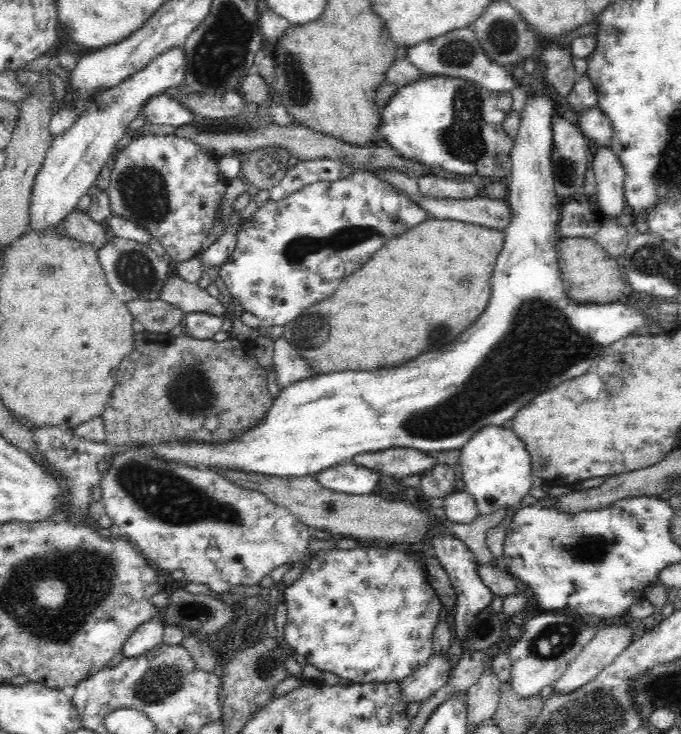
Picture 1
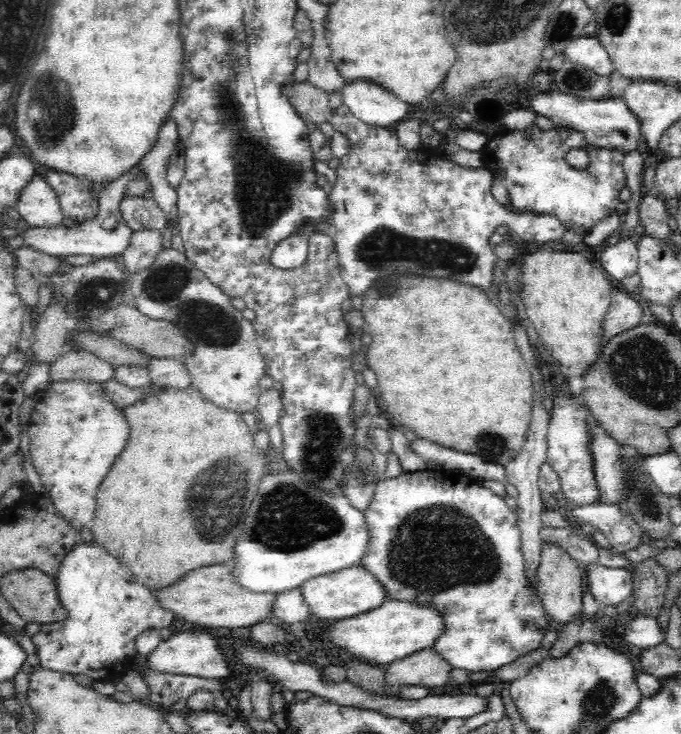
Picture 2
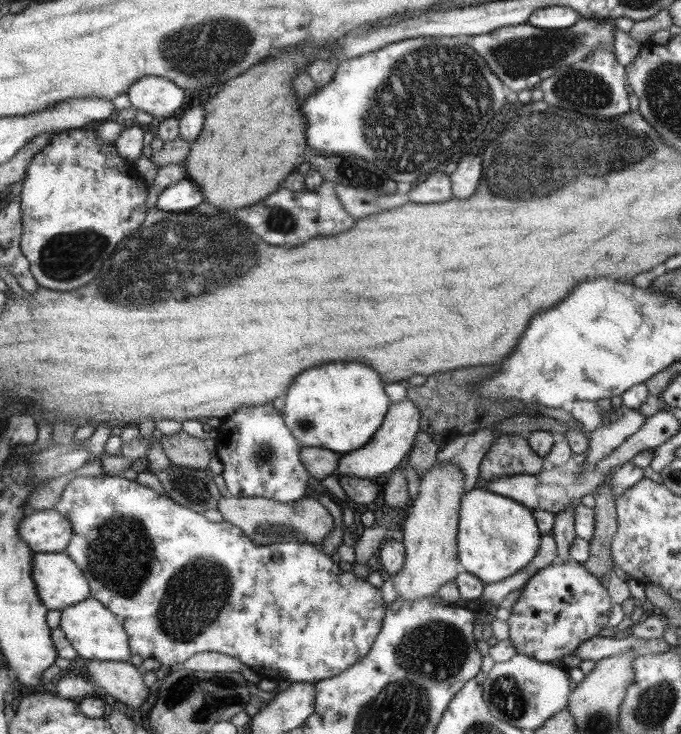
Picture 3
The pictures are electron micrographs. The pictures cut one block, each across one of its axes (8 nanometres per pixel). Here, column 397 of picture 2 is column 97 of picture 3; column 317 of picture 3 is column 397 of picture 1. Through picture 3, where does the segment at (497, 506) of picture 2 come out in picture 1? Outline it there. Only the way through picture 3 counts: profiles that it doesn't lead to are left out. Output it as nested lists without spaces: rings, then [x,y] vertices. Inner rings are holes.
[[[344,547],[332,552],[317,551],[298,580],[278,589],[287,608],[286,626],[280,638],[295,654],[302,654],[320,671],[328,670],[340,676],[342,683],[402,681],[433,653],[433,630],[439,622],[440,601],[426,580],[424,562],[410,558],[400,550],[350,550]]]

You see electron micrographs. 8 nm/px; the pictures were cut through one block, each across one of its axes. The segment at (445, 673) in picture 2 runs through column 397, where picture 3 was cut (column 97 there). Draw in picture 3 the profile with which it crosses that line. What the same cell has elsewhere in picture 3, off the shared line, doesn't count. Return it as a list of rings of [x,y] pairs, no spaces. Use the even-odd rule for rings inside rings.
[[[86,660],[85,668],[90,682],[100,686],[115,700],[137,709],[147,700],[149,690],[141,680],[141,674],[131,664]]]

